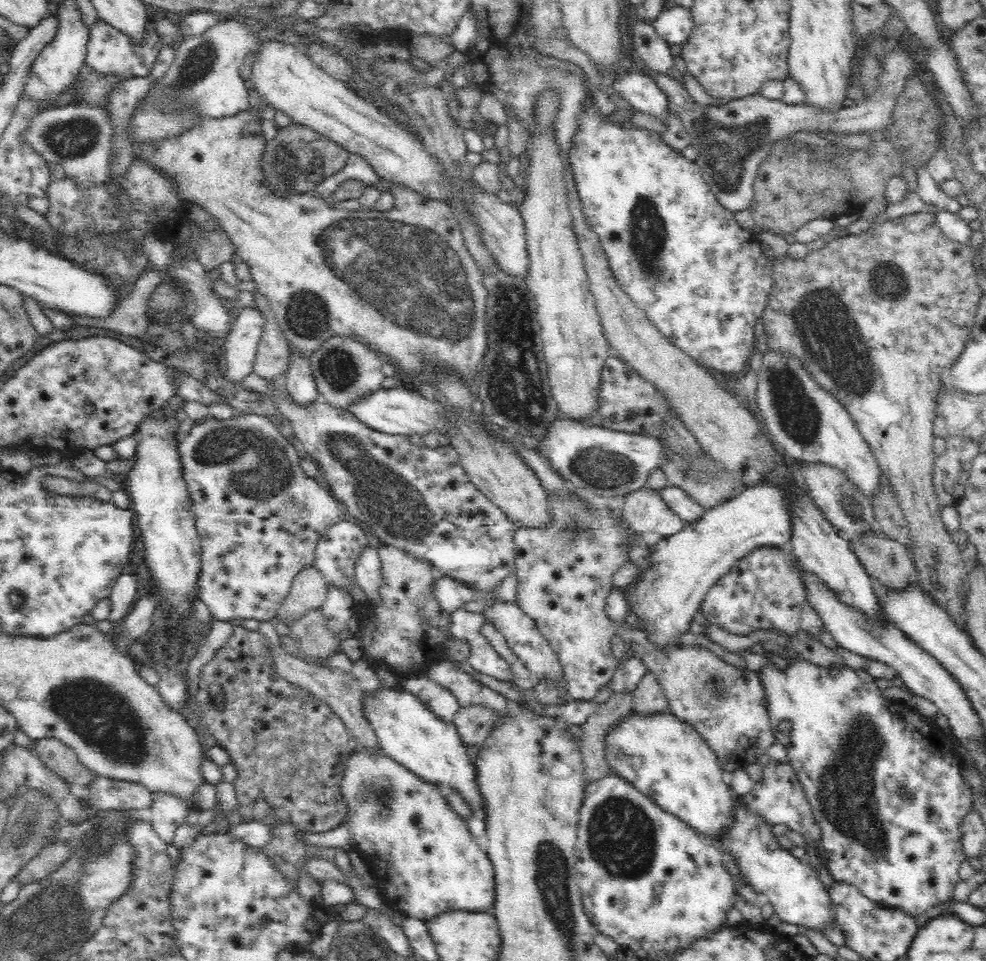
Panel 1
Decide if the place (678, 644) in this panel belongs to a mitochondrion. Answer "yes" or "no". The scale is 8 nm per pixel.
no

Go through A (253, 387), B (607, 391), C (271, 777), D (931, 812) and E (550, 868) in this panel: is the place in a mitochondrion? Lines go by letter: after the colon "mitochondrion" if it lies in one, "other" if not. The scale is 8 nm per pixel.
A: other
B: other
C: other
D: other
E: mitochondrion

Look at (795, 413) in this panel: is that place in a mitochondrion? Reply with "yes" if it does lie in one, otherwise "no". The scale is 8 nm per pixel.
yes

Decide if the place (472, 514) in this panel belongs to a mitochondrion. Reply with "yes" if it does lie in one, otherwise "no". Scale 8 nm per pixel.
no

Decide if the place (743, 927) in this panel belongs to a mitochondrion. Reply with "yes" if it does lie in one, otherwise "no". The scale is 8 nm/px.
no

